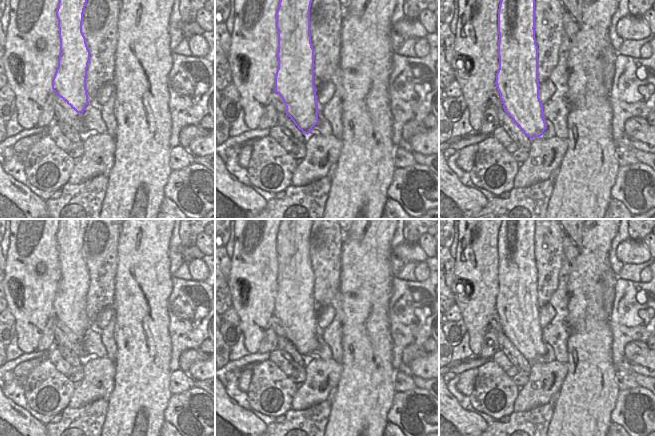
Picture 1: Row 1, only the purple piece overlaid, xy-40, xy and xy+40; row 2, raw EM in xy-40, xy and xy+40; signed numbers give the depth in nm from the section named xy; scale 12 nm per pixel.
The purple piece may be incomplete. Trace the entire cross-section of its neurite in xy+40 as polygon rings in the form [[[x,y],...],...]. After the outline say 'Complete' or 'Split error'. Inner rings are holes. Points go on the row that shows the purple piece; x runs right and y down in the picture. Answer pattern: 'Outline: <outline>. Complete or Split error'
Outline: [[[501,0],[498,9],[499,69],[495,85],[504,111],[529,137],[540,137],[547,129],[539,98],[538,46],[535,39],[535,0]]]. Complete.

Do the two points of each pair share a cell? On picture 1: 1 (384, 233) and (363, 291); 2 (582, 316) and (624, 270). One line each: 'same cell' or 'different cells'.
1: same cell
2: different cells

